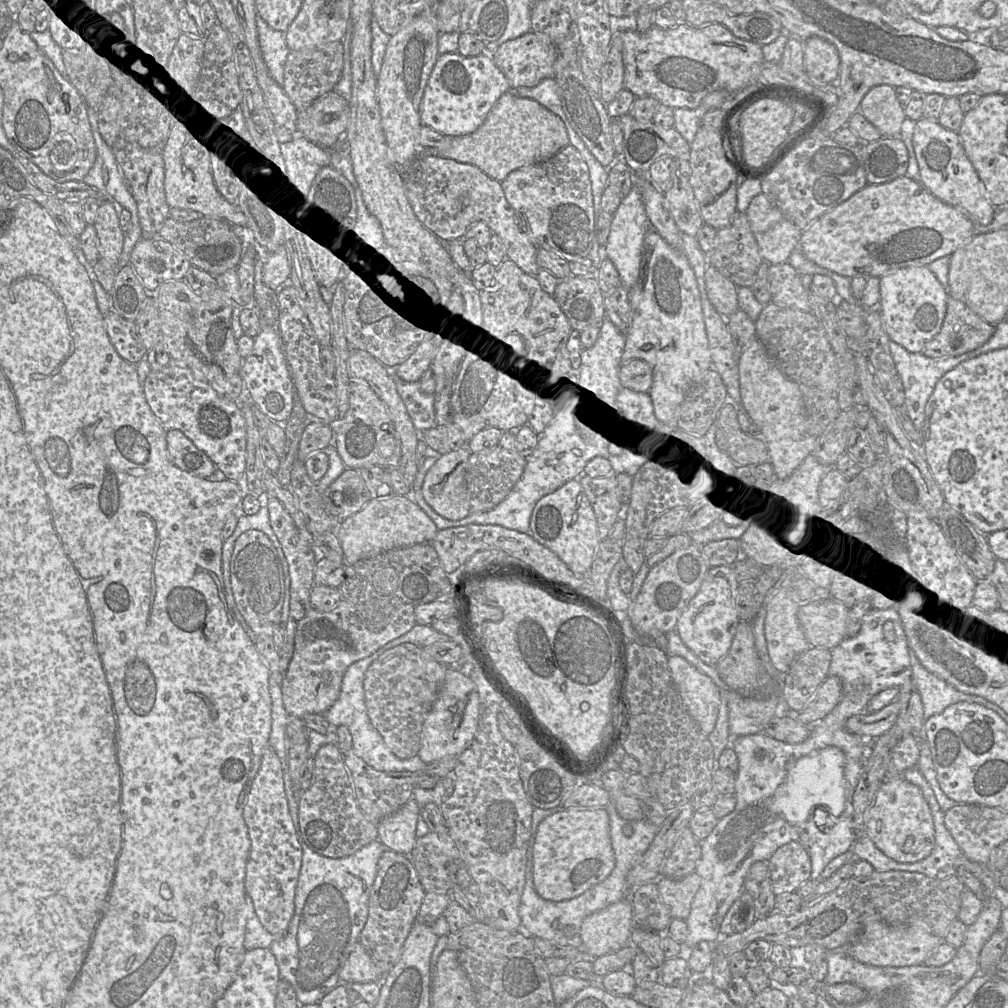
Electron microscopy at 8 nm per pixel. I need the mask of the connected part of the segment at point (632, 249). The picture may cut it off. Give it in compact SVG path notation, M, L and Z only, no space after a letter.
M635 185L631 189L630 193L624 199L622 199L618 209L616 210L615 214L612 216L610 233L607 242L604 246L600 246L598 244L595 236L595 226L594 226L594 234L592 235L592 247L588 256L588 261L590 262L592 267L592 276L593 273L595 273L595 271L598 270L598 267L602 262L602 260L608 259L614 264L615 268L617 269L621 285L624 286L628 291L631 290L639 279L644 238L650 229L651 226L645 211L640 188Z

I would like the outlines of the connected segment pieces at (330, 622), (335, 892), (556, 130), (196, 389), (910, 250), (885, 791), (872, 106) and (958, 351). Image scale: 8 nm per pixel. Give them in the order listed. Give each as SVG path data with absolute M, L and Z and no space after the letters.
M269 497L268 502L270 525L277 536L289 565L290 611L285 624L286 637L282 650L278 650L281 658L281 692L286 712L286 739L288 749L296 744L308 742L308 729L303 718L306 714L324 714L338 699L341 682L347 668L353 663L369 657L390 641L408 633L415 625L415 606L404 604L396 608L390 615L390 621L380 632L370 632L360 619L354 606L345 599L341 599L330 612L316 611L310 603L310 593L314 586L314 572L316 561L312 545L301 538L298 528L284 505L276 498Z
M299 835L299 837L297 837L297 840L302 849L302 864L301 864L301 869L300 869L299 878L295 891L295 899L294 899L295 911L288 925L288 928L281 937L274 937L271 933L269 933L259 921L254 910L252 899L245 892L244 904L245 904L246 930L244 936L244 949L246 951L249 951L257 948L270 948L271 952L273 953L273 955L277 960L280 979L285 980L291 984L291 986L295 990L296 997L300 1006L305 1004L319 1003L325 995L327 995L331 990L333 990L333 988L335 988L339 984L340 971L342 970L345 961L347 960L349 954L351 953L354 945L359 941L361 931L364 928L364 925L367 921L368 910L369 910L369 896L370 896L371 888L376 878L378 860L386 848L382 845L382 843L379 840L374 840L369 844L365 845L364 847L360 848L358 851L356 851L354 854L350 856L346 856L342 858L329 858L329 857L322 856L314 852L312 849L310 849L305 843L302 835Z
M507 92L493 105L485 121L475 132L458 138L445 137L439 146L422 149L427 149L433 156L473 165L482 171L489 181L500 186L511 175L549 161L569 145L563 127L551 112L536 102L517 98L514 92Z
M171 362L151 372L143 383L145 399L165 430L178 429L206 453L227 479L238 481L245 475L246 424L239 402L217 393L181 364Z
M904 175L887 183L867 183L849 199L822 215L804 230L798 248L807 259L820 267L848 278L867 279L880 278L901 268L927 266L938 258L950 256L974 235L975 221L935 197L921 183Z
M891 775L879 787L866 815L865 835L887 857L898 863L916 863L934 849L935 831L929 806L921 790L902 775Z
M882 84L872 87L863 97L859 111L883 137L900 137L906 115L893 86Z
M949 295L941 330L926 344L923 354L928 357L955 357L973 351L992 337L995 327L964 302Z

